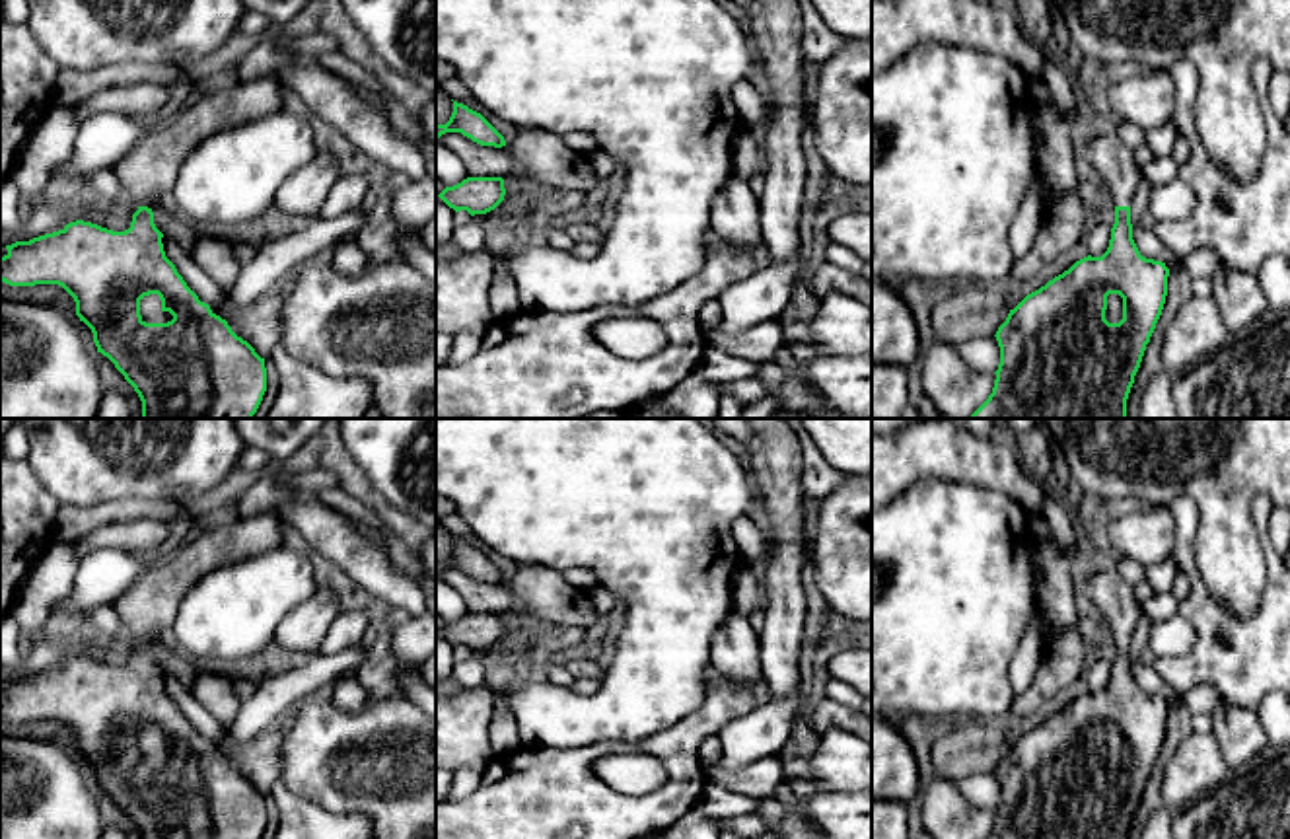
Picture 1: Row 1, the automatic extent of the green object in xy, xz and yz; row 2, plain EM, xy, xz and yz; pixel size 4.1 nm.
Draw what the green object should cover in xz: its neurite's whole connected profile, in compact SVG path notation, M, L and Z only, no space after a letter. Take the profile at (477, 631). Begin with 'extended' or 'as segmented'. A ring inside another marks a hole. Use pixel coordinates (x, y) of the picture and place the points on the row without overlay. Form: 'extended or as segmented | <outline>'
as segmented | M467 613L453 623L446 623L438 633L455 648L467 646L475 652L494 646L504 631L502 613Z

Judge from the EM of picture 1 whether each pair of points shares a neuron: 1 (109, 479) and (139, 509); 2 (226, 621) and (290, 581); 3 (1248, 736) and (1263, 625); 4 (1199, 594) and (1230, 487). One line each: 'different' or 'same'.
1: different
2: same
3: different
4: different

